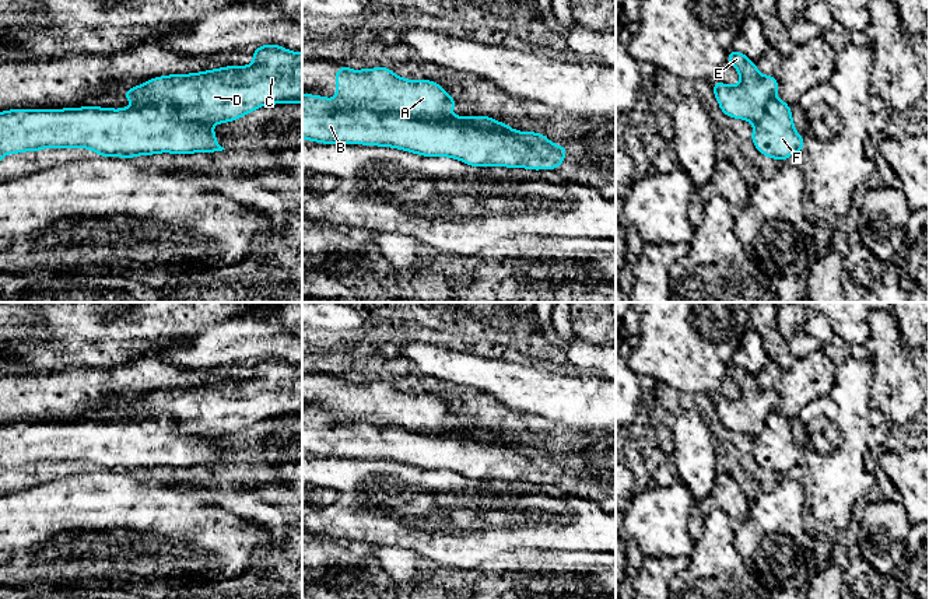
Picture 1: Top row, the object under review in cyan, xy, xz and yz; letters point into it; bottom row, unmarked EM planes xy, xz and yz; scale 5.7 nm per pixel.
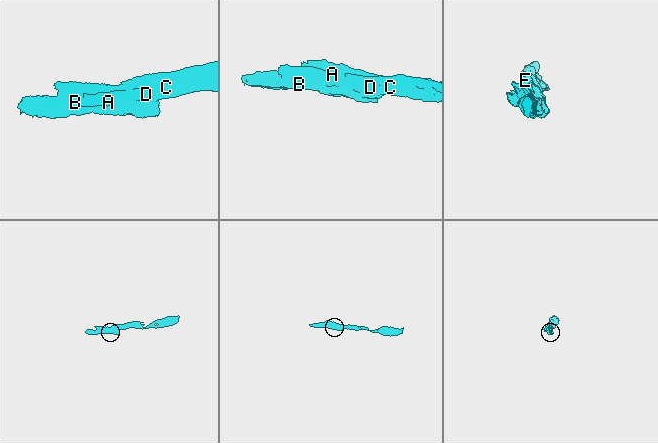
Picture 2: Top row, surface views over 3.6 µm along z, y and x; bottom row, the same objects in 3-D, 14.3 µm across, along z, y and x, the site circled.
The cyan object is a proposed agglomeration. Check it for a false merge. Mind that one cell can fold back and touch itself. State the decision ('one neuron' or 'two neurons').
two neurons

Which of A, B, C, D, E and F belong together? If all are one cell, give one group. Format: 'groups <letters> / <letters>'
groups A C D E / B F

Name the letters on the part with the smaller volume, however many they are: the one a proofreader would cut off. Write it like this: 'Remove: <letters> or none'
Remove: B, F

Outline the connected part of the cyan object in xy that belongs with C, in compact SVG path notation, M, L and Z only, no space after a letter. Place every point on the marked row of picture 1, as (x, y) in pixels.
M278 45L253 49L253 63L227 66L201 73L171 74L151 78L122 94L132 102L168 99L176 105L176 115L207 125L227 123L273 104L302 104L302 52L291 52Z

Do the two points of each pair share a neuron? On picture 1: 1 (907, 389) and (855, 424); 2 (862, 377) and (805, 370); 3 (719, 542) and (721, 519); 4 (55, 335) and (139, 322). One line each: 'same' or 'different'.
1: different
2: different
3: same
4: same

